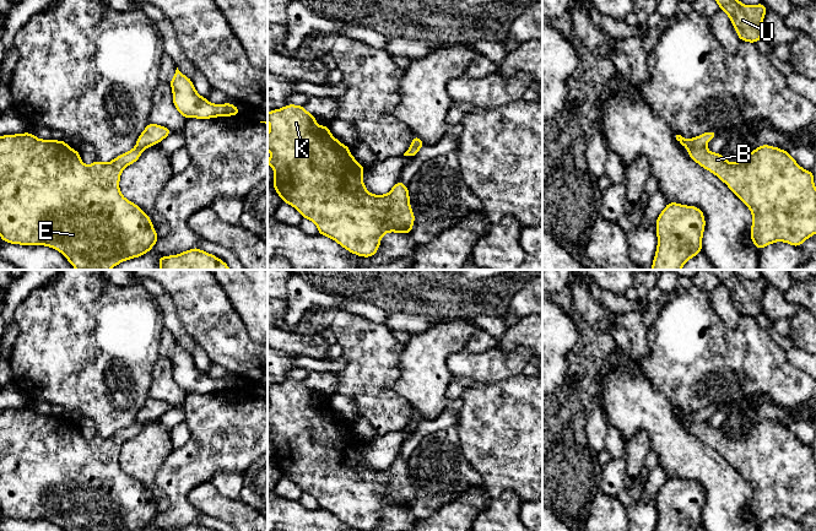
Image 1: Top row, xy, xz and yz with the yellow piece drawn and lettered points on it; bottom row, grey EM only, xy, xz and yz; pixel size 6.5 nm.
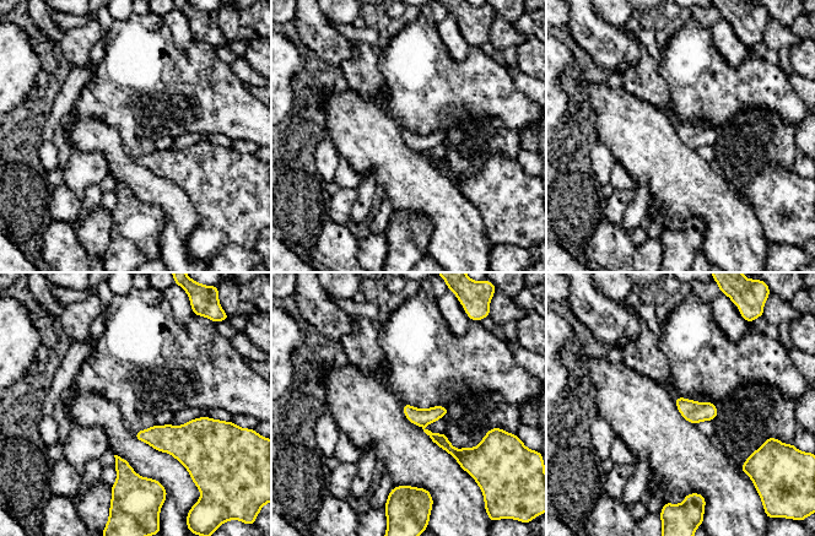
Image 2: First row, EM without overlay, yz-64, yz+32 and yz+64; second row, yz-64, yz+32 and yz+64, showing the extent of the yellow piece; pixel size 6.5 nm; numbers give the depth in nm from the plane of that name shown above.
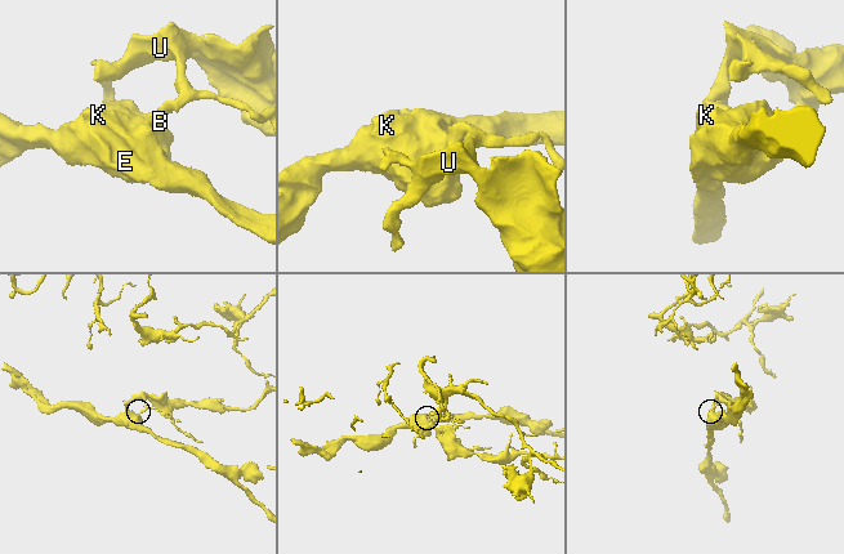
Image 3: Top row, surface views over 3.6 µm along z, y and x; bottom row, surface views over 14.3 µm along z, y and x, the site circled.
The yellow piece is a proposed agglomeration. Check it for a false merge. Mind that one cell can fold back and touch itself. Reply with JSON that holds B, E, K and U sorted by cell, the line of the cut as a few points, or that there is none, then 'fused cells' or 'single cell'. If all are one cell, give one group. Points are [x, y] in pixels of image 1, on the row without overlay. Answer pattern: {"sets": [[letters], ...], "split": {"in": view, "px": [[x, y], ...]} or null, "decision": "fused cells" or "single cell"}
{"sets": [["B", "E", "K"], ["U"]], "split": {"in": "yz", "px": [[704, 421], [693, 421], [688, 424]]}, "decision": "fused cells"}

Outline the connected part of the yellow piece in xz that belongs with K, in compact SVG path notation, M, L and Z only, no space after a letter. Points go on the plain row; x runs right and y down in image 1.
M287 379L281 384L268 388L270 407L268 408L268 424L271 432L268 435L274 443L274 462L282 473L297 483L302 492L313 495L318 509L331 513L339 520L358 531L373 531L380 520L380 513L388 506L409 509L412 504L415 488L410 482L407 460L400 455L387 470L372 470L366 462L362 441L350 428L350 422L342 419L329 406L329 400L319 401L315 390L309 389L303 380Z

